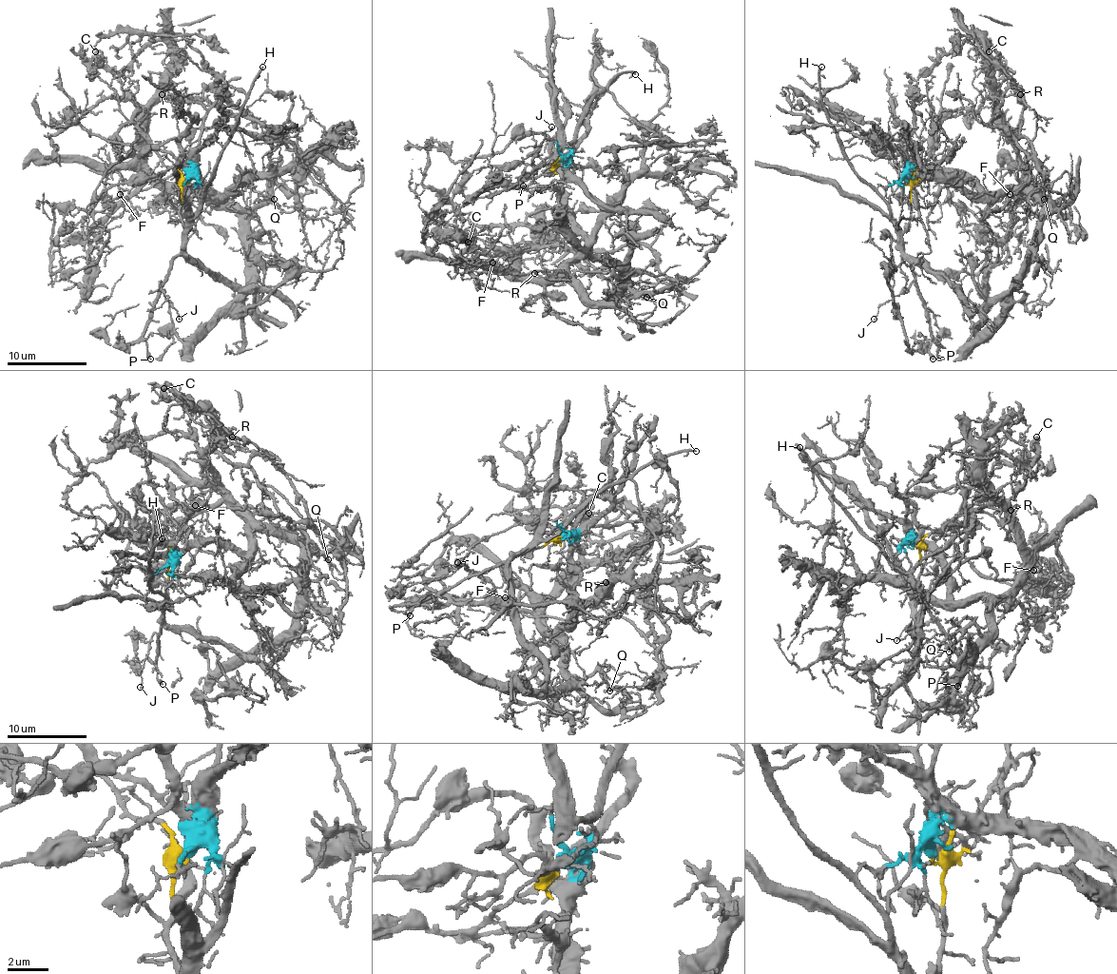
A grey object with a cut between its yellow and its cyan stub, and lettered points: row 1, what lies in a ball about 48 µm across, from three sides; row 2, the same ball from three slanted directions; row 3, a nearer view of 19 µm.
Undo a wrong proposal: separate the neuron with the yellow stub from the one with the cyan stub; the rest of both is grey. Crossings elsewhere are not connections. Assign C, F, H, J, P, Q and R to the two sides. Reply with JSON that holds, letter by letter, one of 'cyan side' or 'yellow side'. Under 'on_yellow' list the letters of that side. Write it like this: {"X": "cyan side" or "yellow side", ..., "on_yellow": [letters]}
{"C": "cyan side", "F": "cyan side", "H": "yellow side", "J": "yellow side", "P": "yellow side", "Q": "cyan side", "R": "cyan side", "on_yellow": ["H", "J", "P"]}

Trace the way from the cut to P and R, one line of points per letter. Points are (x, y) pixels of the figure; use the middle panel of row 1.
P: (560, 158), (551, 165), (555, 156), (515, 185), (520, 183), (524, 186)
R: (560, 158), (564, 208), (586, 246), (540, 279), (520, 274), (520, 254), (542, 248), (546, 270), (533, 272)

